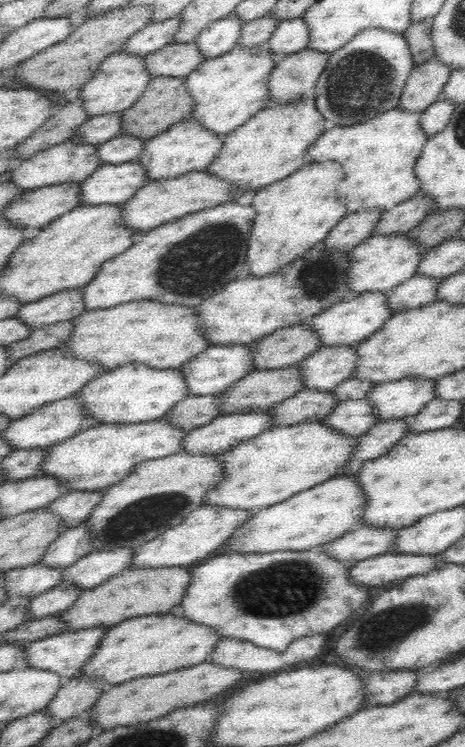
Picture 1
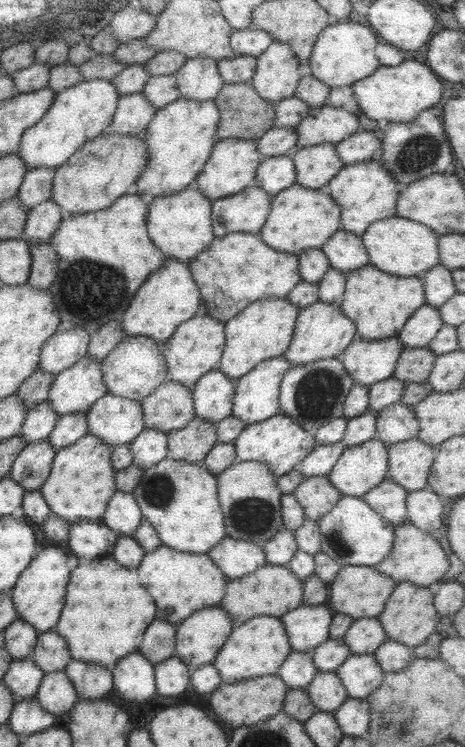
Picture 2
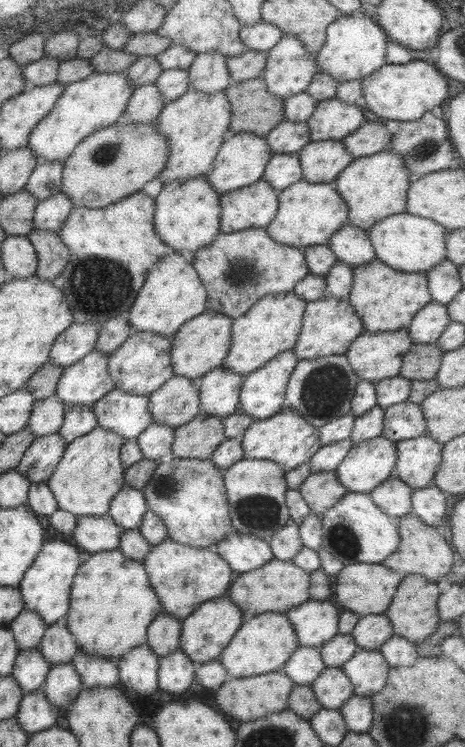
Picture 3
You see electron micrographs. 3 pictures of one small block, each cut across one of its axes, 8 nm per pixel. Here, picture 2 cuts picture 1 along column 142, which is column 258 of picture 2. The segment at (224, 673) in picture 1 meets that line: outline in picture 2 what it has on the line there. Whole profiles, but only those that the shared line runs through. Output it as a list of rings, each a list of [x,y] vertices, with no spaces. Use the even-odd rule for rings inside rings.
[[[276,674],[232,683],[222,682],[216,690],[212,690],[207,704],[211,712],[217,716],[217,720],[236,729],[238,726],[249,726],[281,712],[288,690]]]

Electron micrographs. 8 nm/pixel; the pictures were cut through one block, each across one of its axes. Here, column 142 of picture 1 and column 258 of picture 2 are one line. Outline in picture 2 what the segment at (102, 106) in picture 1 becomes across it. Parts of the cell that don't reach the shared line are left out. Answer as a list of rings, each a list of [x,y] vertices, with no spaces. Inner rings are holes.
[[[273,42],[256,56],[255,70],[247,83],[263,100],[276,103],[294,96],[302,73],[304,69],[289,46]]]

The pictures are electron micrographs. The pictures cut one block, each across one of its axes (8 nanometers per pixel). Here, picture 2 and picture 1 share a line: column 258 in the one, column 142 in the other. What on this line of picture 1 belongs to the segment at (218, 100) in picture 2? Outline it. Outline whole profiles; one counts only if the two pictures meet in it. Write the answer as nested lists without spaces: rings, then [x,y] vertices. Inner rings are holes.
[[[157,76],[151,80],[146,92],[122,115],[123,133],[134,134],[144,139],[154,138],[156,135],[167,131],[172,125],[193,114],[194,99],[187,87],[185,78],[172,76]]]

